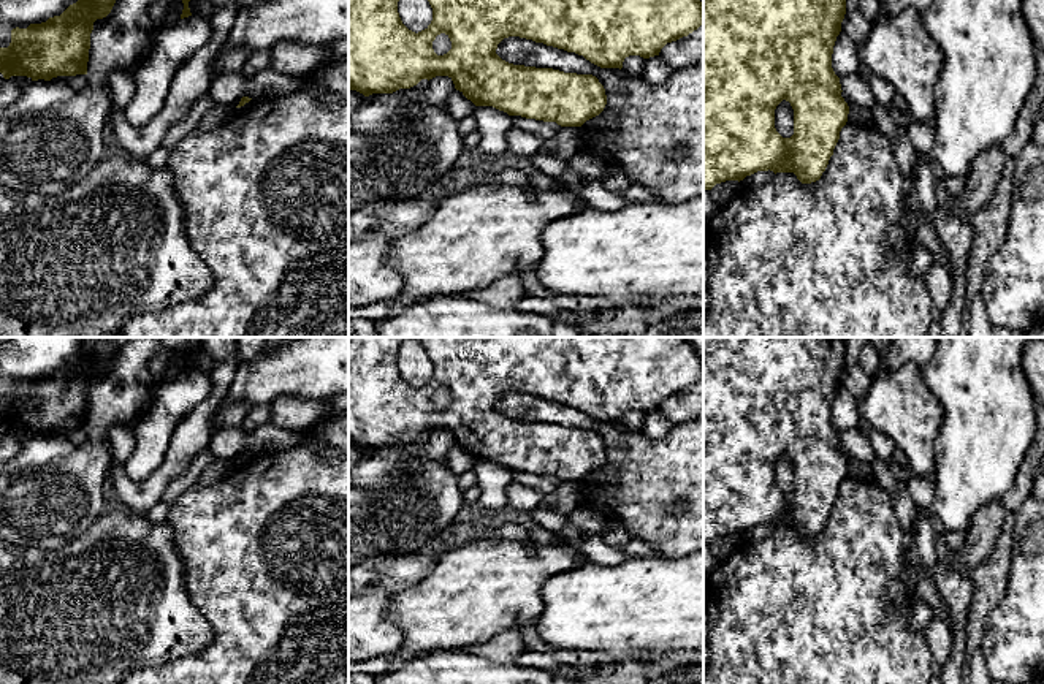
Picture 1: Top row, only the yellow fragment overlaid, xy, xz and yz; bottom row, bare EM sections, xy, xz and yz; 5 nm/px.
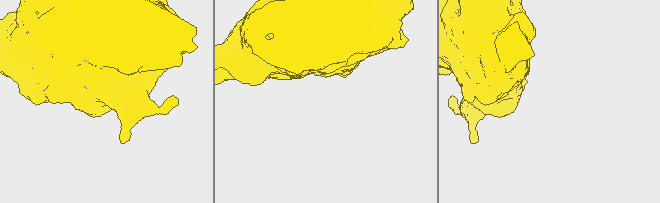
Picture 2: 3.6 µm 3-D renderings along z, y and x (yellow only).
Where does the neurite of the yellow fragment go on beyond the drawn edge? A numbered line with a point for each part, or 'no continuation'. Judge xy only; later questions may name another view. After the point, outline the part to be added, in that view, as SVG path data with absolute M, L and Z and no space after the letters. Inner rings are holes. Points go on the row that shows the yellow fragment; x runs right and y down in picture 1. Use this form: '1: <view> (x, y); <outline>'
no continuation

